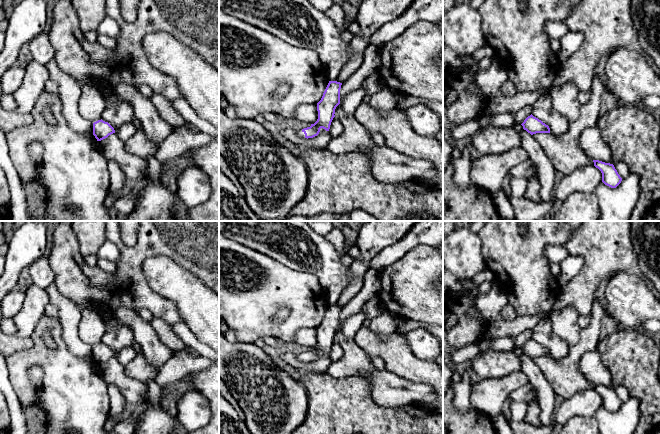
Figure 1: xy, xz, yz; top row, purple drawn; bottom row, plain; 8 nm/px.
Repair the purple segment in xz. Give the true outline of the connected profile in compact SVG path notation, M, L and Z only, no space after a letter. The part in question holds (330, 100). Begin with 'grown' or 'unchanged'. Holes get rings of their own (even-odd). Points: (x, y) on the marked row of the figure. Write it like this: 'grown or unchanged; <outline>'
grown; M329 81L321 100L317 103L317 121L310 127L297 131L300 138L313 138L319 134L321 128L329 131L335 117L335 109L340 104L341 85L340 82Z

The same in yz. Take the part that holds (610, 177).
unchanged; M593 160L594 166L602 173L602 182L611 187L616 188L622 181L613 164L605 163L599 160Z

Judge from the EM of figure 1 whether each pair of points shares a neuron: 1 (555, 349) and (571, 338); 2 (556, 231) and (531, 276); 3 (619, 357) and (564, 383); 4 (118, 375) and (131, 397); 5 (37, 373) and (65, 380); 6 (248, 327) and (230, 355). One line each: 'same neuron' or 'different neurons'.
1: different neurons
2: same neuron
3: different neurons
4: same neuron
5: different neurons
6: different neurons

